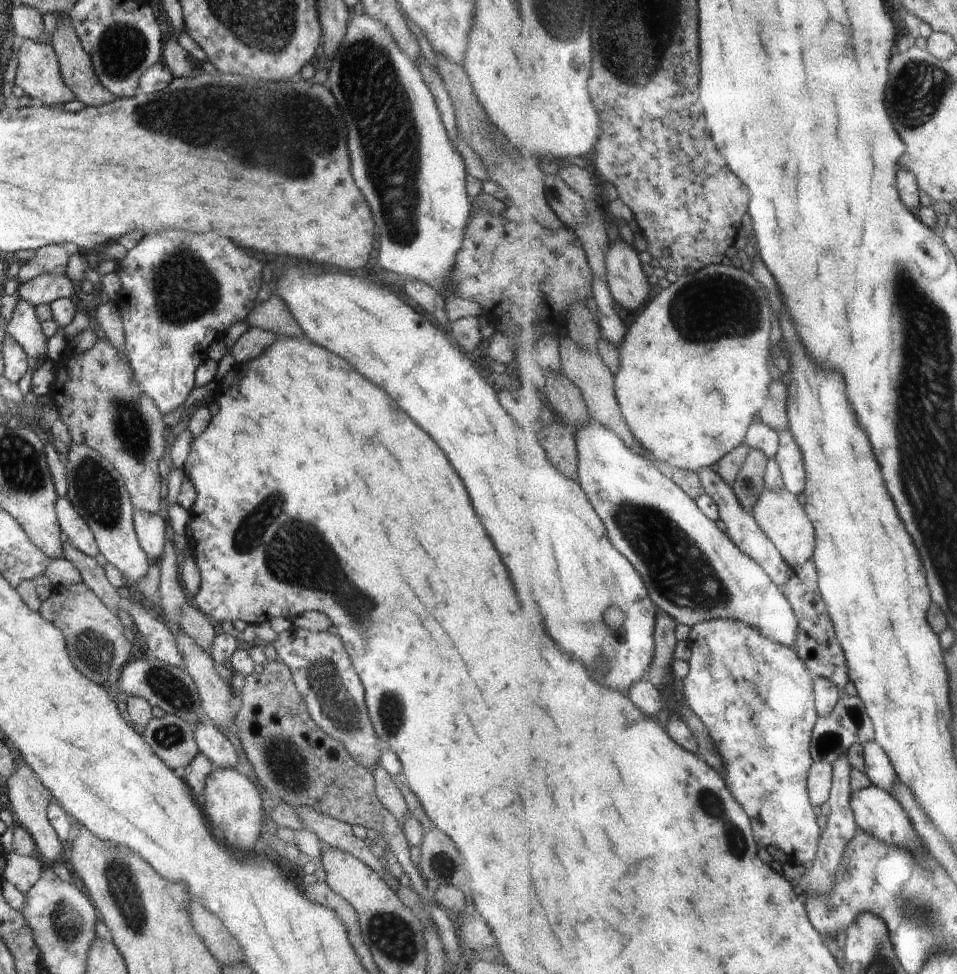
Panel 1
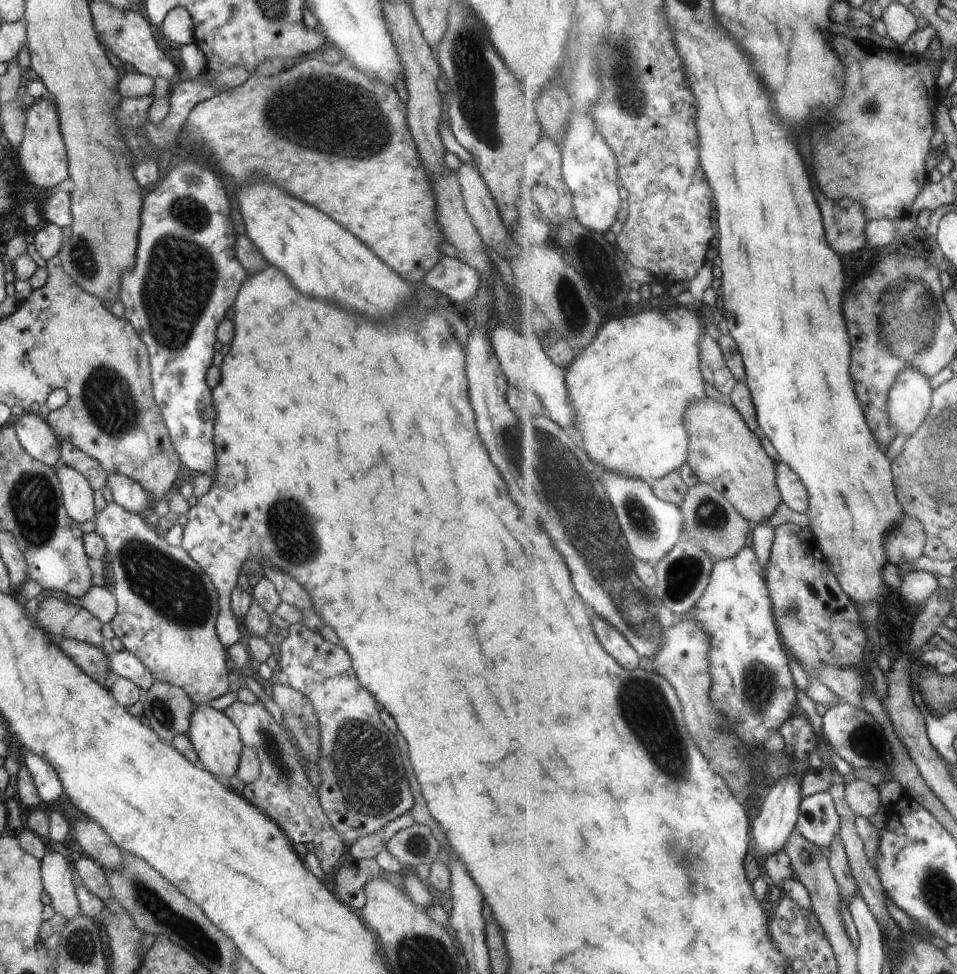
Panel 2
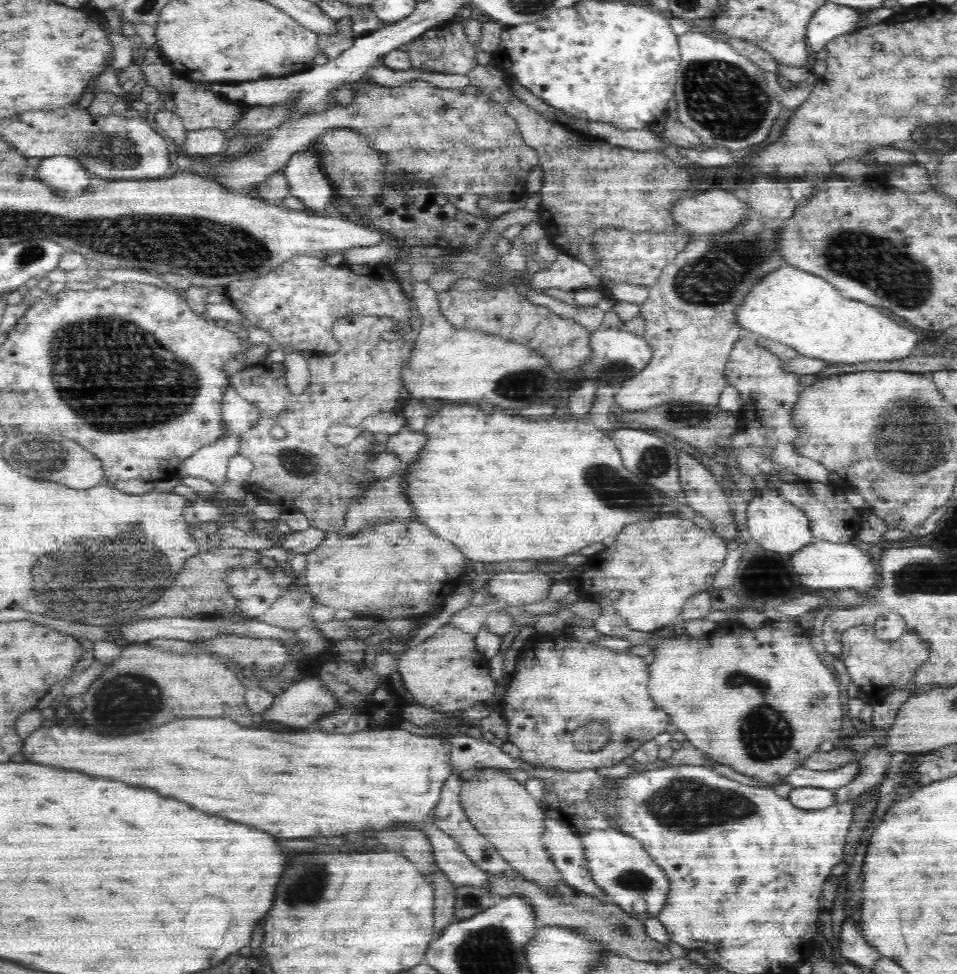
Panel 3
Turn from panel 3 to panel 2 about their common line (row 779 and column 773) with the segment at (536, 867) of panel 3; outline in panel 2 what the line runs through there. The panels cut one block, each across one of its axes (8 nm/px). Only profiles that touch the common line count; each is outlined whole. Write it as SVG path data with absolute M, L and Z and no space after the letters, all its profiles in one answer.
M712 398L694 402L684 422L690 432L688 462L700 482L714 485L754 526L767 525L784 500L777 480L777 462L768 454L760 434L752 430L734 405Z

